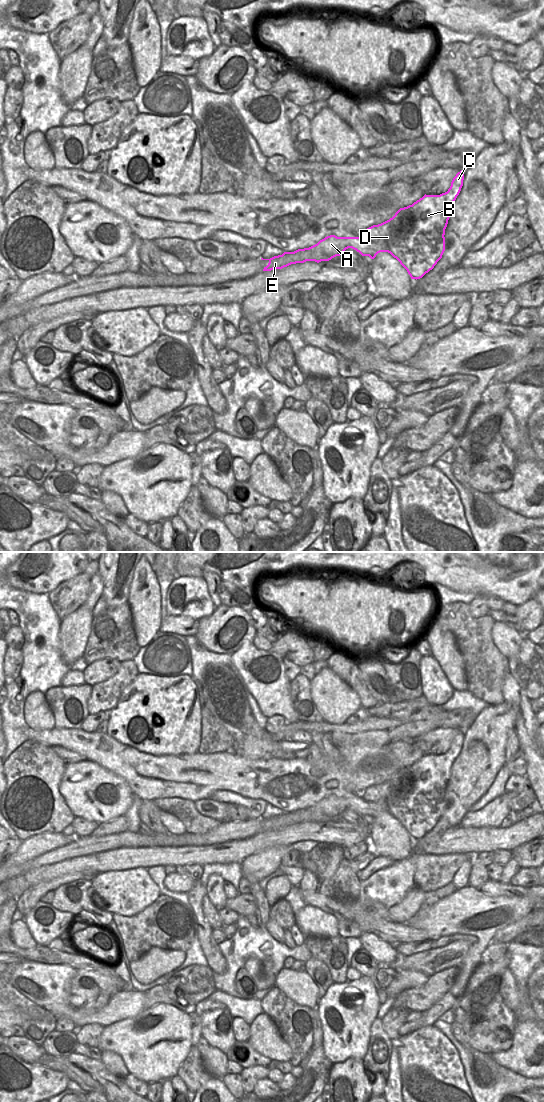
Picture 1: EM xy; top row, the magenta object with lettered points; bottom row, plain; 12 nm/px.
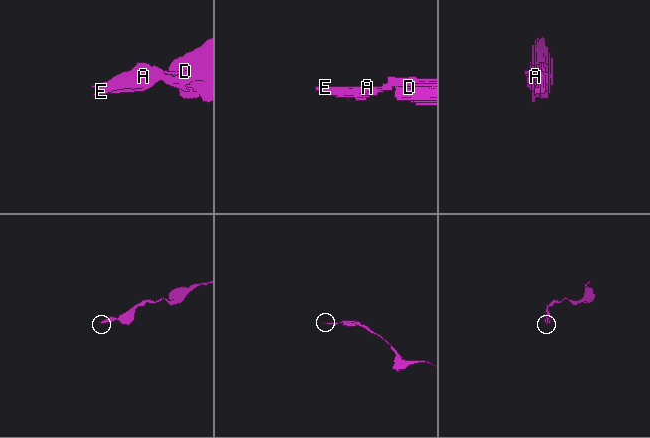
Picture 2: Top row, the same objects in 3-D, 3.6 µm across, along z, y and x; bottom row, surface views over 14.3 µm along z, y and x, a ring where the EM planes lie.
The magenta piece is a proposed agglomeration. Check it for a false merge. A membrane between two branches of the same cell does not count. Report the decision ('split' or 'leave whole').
split

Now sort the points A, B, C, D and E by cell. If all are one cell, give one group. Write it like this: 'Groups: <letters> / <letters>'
Groups: A E / B C D.

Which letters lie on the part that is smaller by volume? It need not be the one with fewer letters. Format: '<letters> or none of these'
A, E

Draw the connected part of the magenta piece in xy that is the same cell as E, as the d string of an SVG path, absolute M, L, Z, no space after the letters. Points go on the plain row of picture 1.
M330 795L309 808L298 809L294 812L284 812L282 815L274 816L270 819L261 818L262 820L269 821L268 825L264 827L263 831L282 829L291 824L304 823L306 821L315 821L317 823L321 821L329 821L336 816L340 816L348 808L356 810L362 816L369 816L371 819L374 819L380 812L390 813L387 809L378 808L376 804L370 804L361 797L337 797L335 795Z

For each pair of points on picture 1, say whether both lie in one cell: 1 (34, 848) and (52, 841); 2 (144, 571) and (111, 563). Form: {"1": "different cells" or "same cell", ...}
{"1": "same cell", "2": "different cells"}

